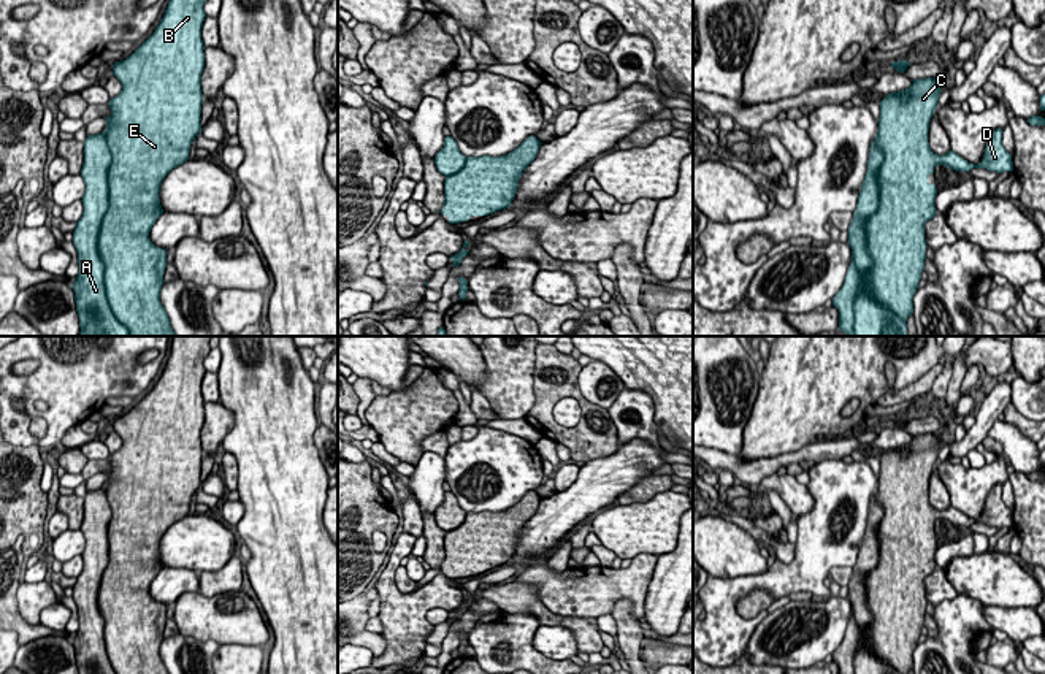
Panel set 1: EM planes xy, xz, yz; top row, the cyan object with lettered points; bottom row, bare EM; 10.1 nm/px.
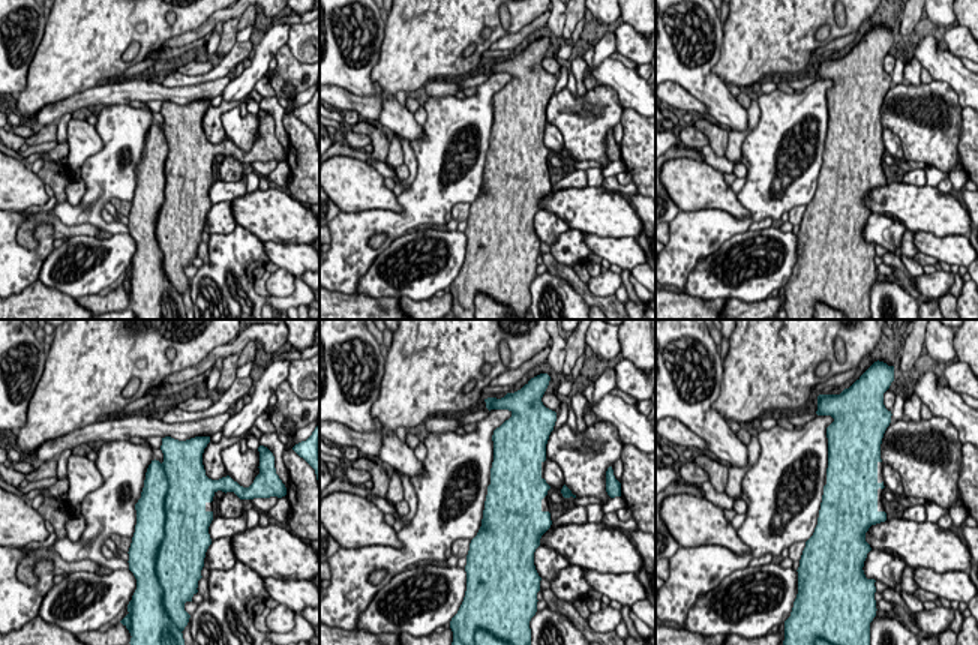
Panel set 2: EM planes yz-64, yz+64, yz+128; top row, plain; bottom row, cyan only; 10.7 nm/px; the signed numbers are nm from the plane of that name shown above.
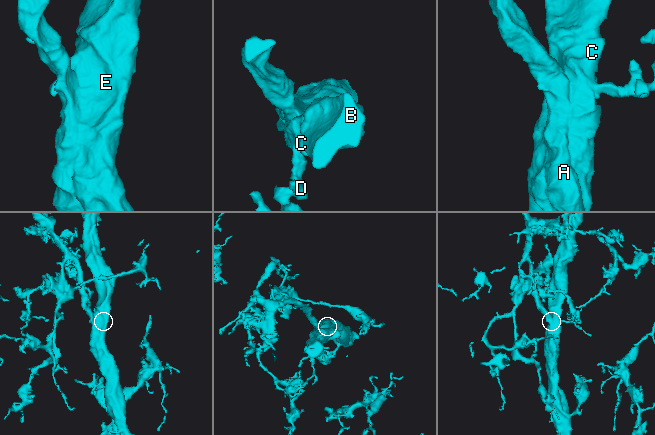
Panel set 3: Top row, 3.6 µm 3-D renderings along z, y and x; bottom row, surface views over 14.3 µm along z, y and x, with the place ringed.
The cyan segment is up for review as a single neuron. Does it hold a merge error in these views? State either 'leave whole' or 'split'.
leave whole

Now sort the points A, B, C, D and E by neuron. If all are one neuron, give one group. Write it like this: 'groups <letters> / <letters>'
groups A B C D E

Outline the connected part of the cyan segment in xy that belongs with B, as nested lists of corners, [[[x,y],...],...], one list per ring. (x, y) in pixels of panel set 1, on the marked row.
[[[170,0],[155,32],[132,56],[113,65],[111,75],[121,81],[122,90],[108,103],[106,128],[84,141],[84,213],[73,232],[79,273],[71,285],[79,336],[176,336],[160,303],[167,249],[157,247],[149,232],[163,214],[162,181],[189,160],[190,144],[201,132],[205,3]]]

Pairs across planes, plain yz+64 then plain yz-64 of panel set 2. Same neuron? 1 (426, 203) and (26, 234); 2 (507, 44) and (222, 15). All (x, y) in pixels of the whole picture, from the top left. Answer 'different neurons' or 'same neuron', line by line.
1: different neurons
2: same neuron

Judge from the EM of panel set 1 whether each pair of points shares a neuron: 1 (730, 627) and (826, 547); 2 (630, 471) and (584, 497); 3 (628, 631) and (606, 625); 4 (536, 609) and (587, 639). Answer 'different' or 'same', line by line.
1: same
2: same
3: different
4: same

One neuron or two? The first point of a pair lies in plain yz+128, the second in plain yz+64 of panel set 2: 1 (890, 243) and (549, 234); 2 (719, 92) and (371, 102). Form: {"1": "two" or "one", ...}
{"1": "one", "2": "two"}

